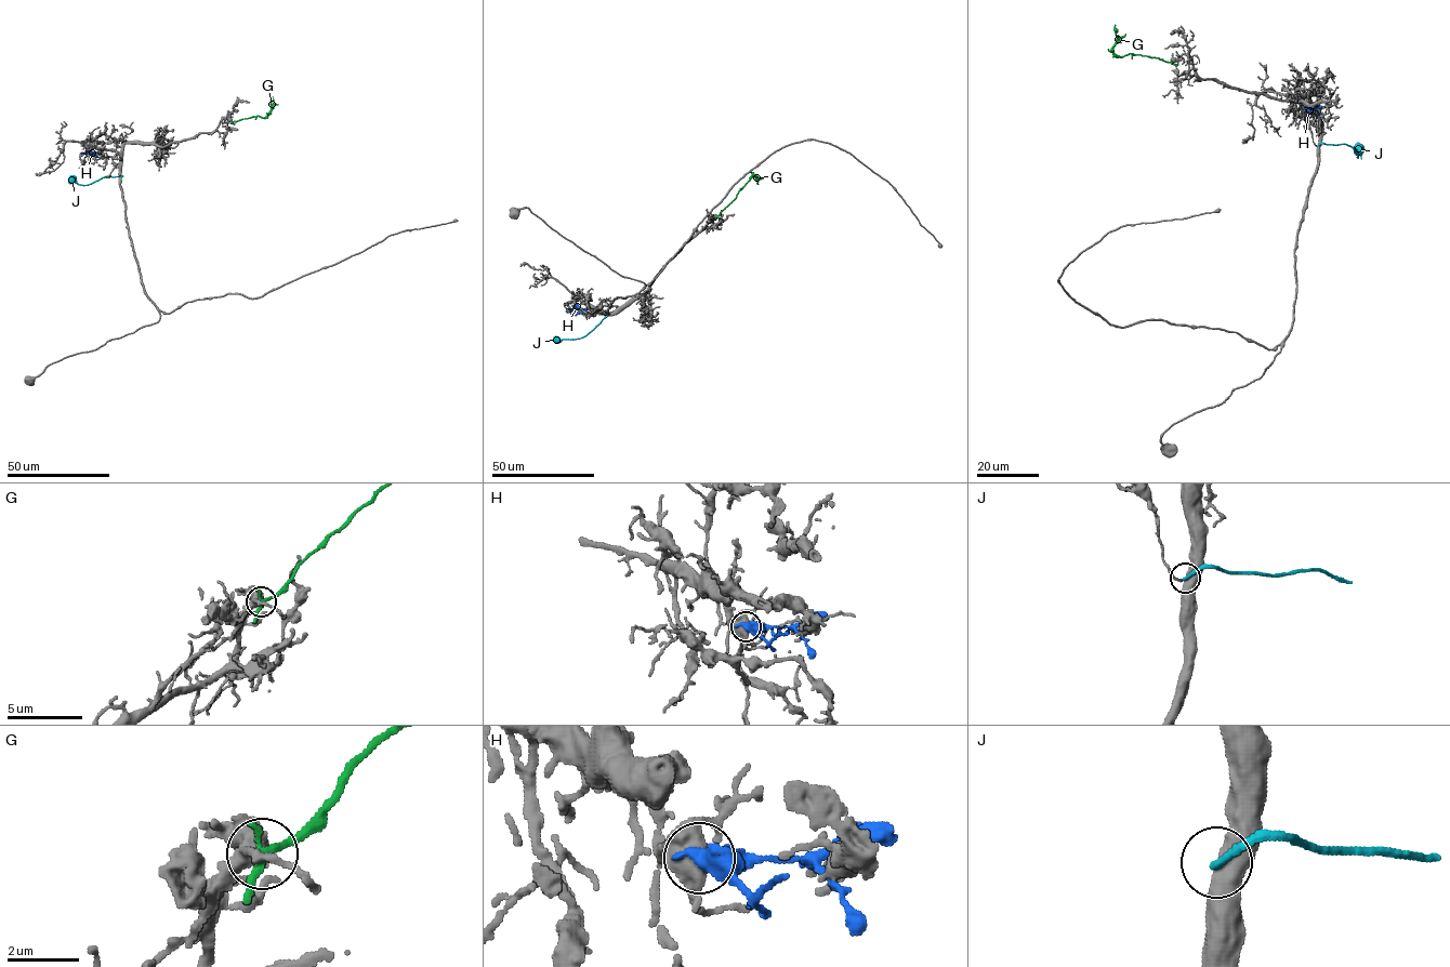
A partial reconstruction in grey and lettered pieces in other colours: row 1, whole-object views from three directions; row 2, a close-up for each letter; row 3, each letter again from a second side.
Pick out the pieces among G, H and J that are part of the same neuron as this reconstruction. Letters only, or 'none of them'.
none of them

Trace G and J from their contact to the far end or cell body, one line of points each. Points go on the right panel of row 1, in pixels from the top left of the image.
G: (1174, 64), (1131, 53), (1118, 56), (1112, 50), (1116, 42), (1115, 24)
J: (1317, 145), (1345, 144), (1357, 151), (1357, 157), (1358, 146)

